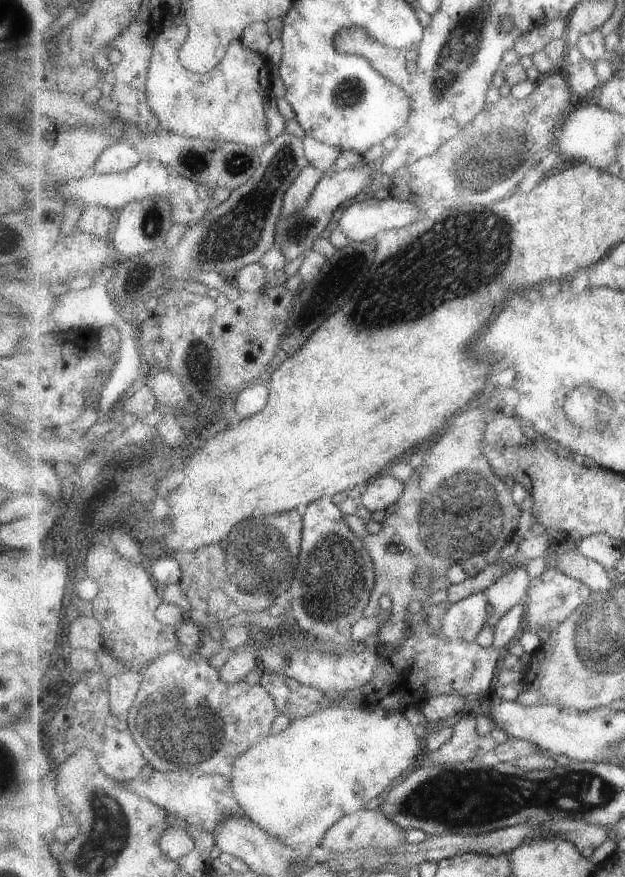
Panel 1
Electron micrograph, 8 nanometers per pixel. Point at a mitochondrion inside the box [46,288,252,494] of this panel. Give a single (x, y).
(201, 374)

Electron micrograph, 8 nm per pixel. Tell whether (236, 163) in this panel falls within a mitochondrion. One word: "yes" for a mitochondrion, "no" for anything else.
yes

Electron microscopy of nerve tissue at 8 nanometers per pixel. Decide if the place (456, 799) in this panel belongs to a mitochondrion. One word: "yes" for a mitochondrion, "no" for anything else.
yes

